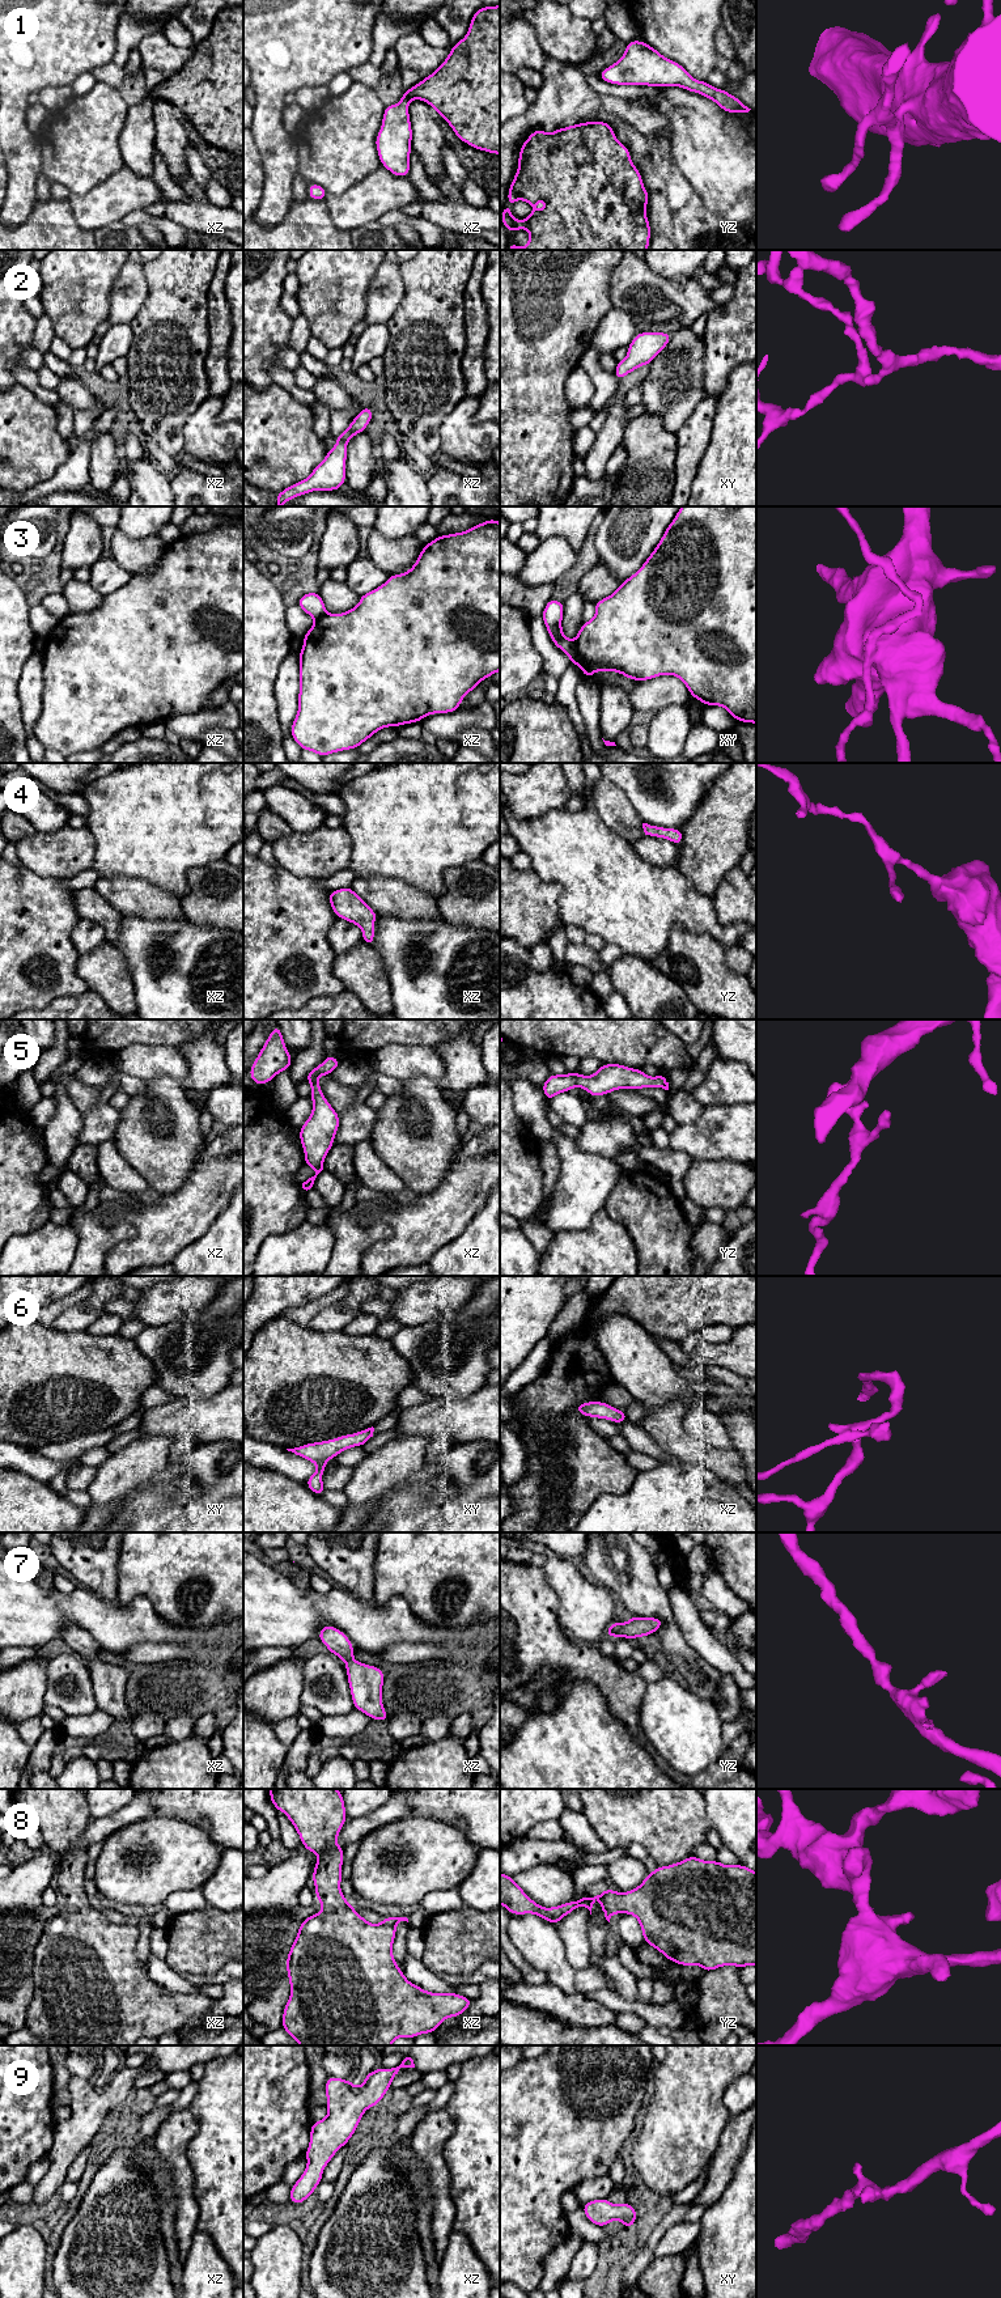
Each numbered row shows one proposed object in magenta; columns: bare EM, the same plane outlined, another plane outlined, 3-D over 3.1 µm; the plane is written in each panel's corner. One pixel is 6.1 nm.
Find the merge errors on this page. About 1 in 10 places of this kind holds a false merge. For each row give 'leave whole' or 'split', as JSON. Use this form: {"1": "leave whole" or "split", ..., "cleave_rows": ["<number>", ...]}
{"1": "leave whole", "2": "leave whole", "3": "leave whole", "4": "leave whole", "5": "leave whole", "6": "leave whole", "7": "leave whole", "8": "leave whole", "9": "leave whole", "cleave_rows": []}

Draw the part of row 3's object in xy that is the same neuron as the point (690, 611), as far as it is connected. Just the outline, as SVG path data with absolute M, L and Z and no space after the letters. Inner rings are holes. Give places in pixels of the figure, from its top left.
M682 506L642 567L623 581L615 593L594 605L594 618L582 623L574 640L567 639L563 632L563 602L551 598L540 614L552 643L568 654L572 665L582 669L585 678L590 679L595 671L616 671L641 682L671 674L678 677L691 696L704 705L724 707L735 721L756 724L756 506Z

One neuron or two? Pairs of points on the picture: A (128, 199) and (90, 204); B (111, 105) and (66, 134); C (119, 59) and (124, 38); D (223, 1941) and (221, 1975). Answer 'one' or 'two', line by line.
A: one
B: one
C: one
D: two

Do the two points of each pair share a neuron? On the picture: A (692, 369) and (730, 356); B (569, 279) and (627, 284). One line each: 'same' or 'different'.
A: different
B: different

